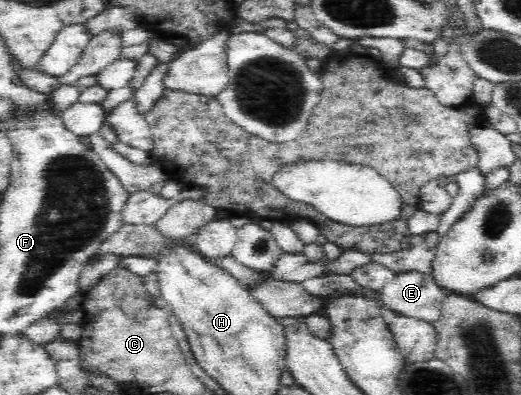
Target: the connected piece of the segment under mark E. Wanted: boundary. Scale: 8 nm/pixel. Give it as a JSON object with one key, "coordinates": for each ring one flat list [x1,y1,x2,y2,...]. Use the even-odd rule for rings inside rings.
{"coordinates":[[410,271,398,273,377,299,383,309,432,324,441,318,446,298,429,273]]}

